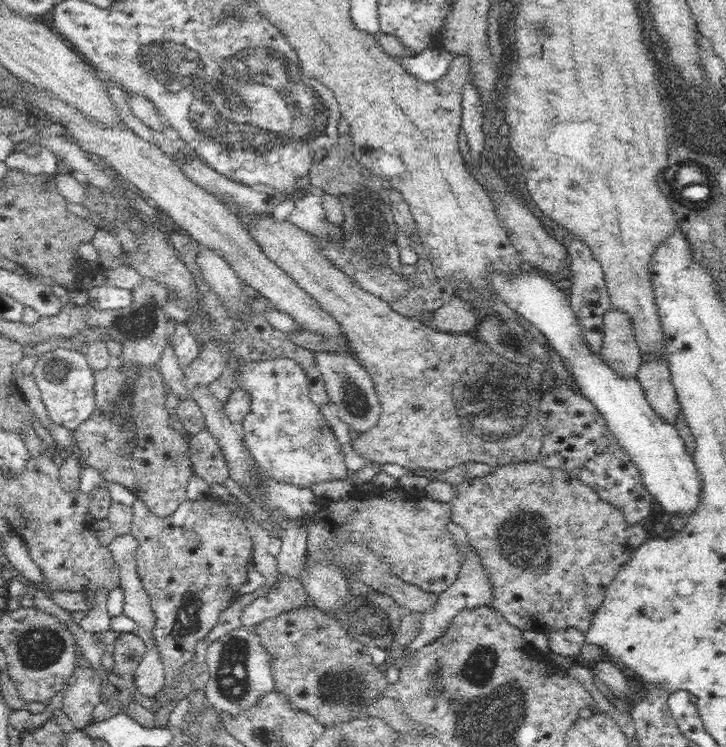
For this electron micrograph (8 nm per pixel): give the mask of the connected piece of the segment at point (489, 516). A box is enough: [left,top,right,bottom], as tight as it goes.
[450,461,652,632]

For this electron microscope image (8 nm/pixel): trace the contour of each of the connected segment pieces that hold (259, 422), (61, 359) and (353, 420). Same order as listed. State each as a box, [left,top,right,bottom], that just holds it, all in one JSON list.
[[238,356,350,489],[32,347,96,430],[313,351,382,433]]

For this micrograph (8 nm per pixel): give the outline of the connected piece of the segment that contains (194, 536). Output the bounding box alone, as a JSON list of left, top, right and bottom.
[129,497,253,706]

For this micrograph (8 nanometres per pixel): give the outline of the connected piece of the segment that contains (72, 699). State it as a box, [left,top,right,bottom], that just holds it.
[62,665,102,729]

